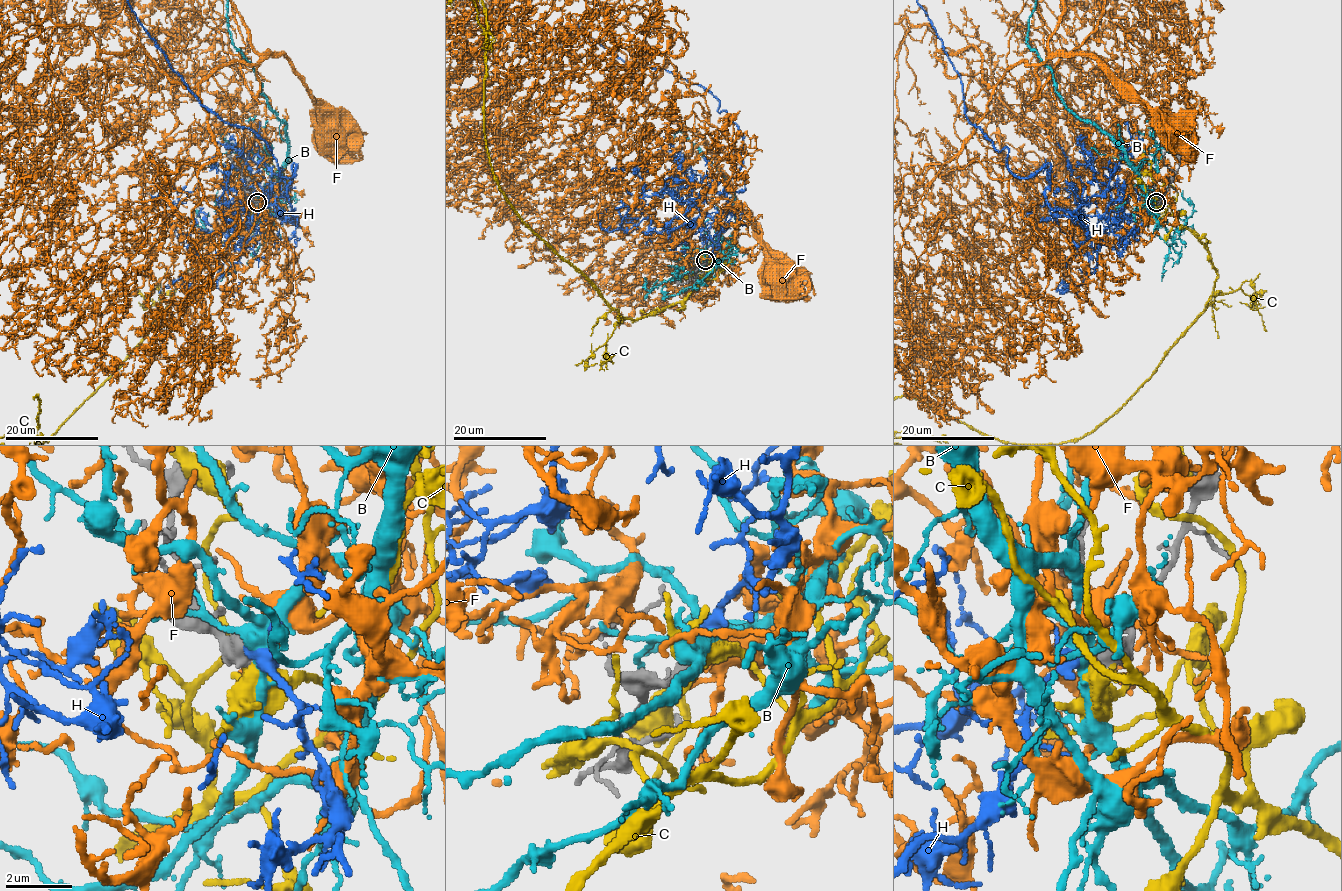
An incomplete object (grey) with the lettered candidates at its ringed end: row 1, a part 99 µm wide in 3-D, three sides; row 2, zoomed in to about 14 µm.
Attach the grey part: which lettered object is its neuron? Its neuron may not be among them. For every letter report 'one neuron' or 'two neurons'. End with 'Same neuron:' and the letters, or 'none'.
B: two neurons
C: two neurons
F: two neurons
H: one neuron
Same neuron: H

